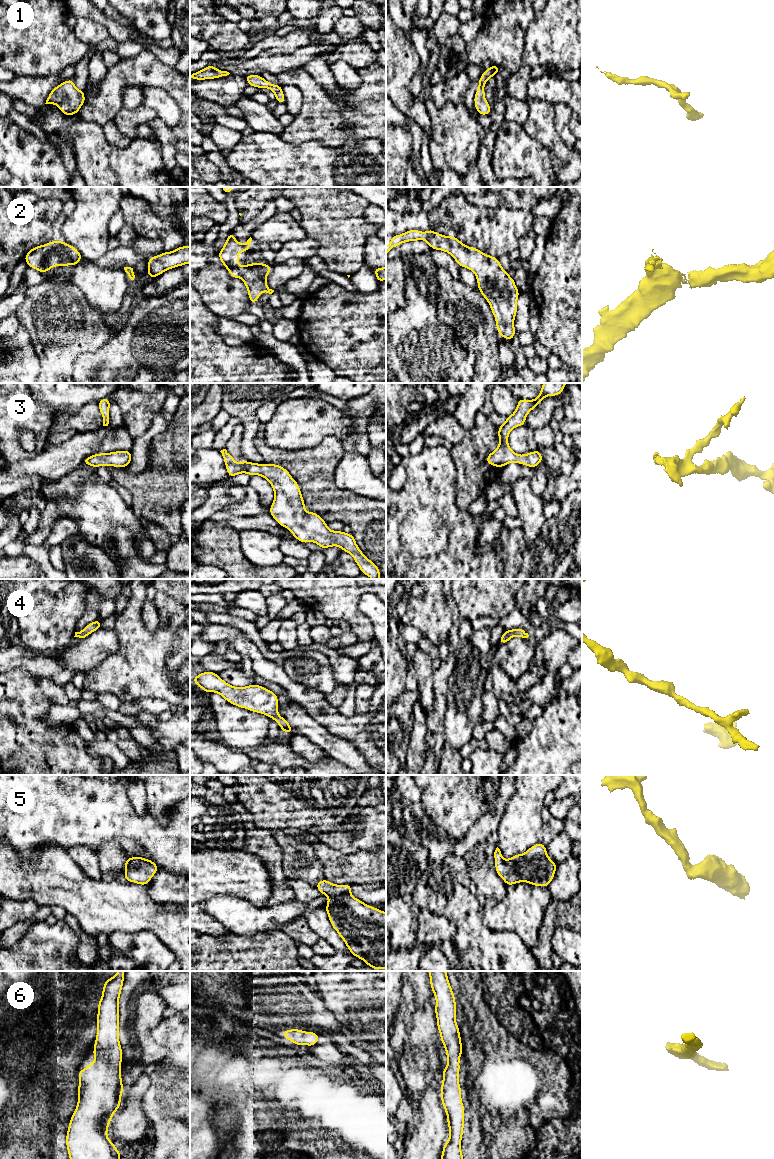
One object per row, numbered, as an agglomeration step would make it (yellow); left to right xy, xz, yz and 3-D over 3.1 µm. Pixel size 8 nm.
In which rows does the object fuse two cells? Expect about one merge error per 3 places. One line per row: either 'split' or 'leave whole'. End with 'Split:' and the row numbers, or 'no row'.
1: leave whole
2: leave whole
3: leave whole
4: leave whole
5: leave whole
6: leave whole
Split: no row

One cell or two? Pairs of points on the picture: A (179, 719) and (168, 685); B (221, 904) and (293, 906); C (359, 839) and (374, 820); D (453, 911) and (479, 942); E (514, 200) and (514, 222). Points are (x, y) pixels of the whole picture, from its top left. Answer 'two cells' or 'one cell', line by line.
A: two cells
B: one cell
C: one cell
D: one cell
E: two cells

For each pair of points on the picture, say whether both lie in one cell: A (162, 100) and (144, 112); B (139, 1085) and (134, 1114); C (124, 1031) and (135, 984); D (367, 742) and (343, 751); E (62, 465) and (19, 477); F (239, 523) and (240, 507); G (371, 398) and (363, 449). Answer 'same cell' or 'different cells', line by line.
A: different cells
B: same cell
C: same cell
D: different cells
E: same cell
F: different cells
G: same cell

